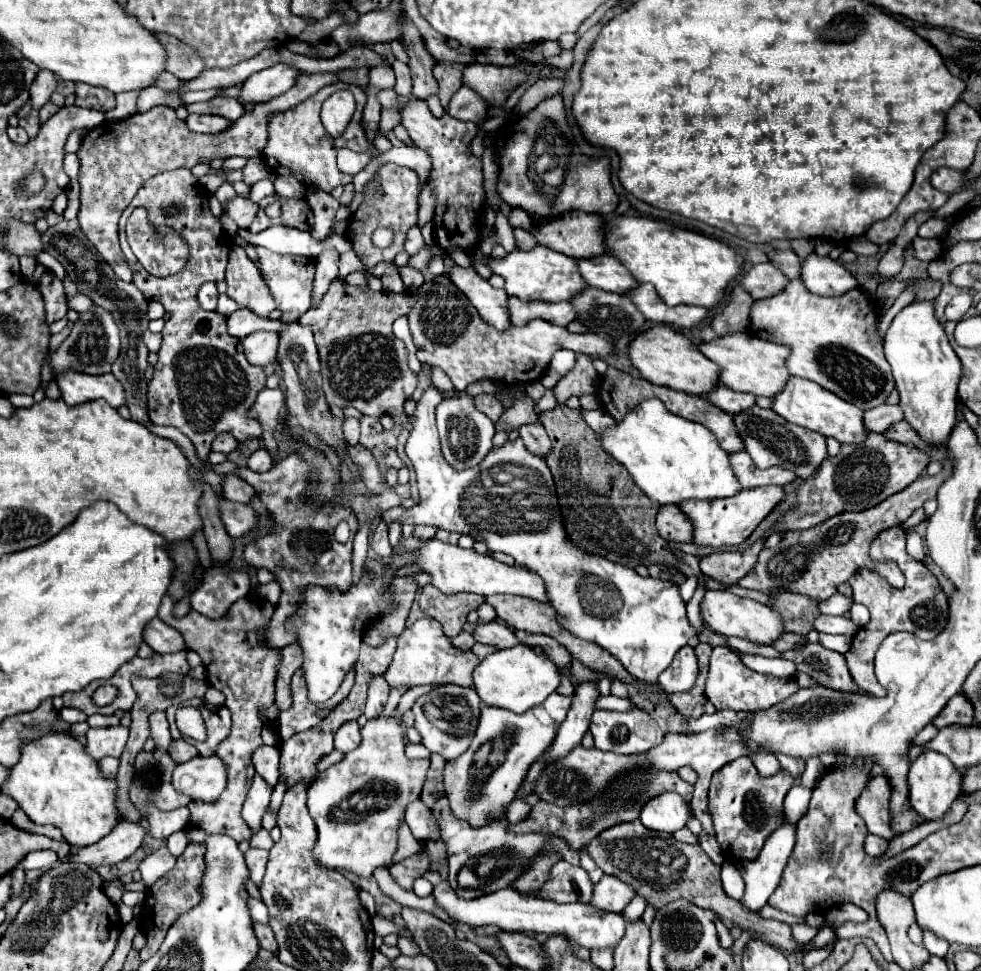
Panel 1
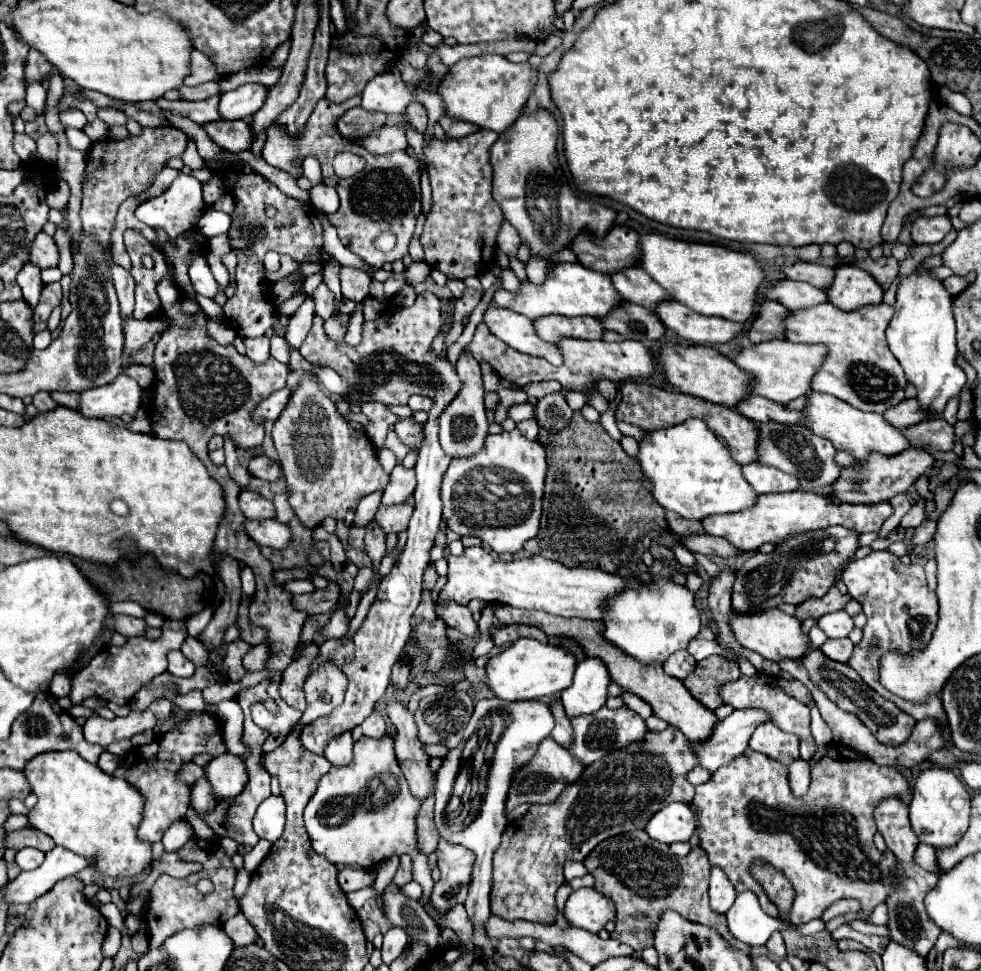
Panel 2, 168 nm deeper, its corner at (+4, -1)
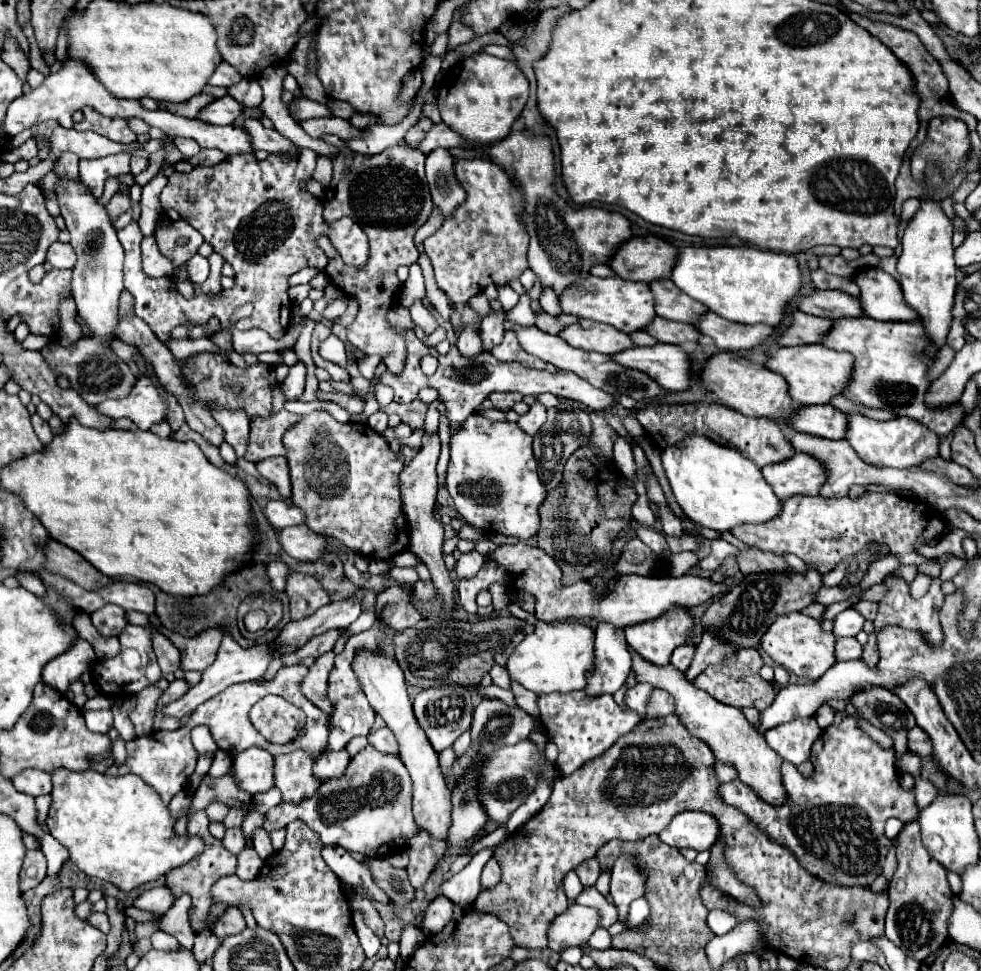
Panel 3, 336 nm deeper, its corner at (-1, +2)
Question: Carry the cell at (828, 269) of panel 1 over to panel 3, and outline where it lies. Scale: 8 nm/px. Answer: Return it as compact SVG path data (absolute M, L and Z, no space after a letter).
M867 268L855 276L861 288L861 306L869 318L881 322L913 322L919 320L915 310L905 306L899 282L881 268Z

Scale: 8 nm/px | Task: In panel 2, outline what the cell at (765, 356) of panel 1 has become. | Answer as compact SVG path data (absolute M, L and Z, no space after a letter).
M774 339L774 341L756 343L752 347L744 347L730 359L750 375L748 385L752 393L772 399L776 403L788 403L810 391L810 379L820 369L824 353L826 353L824 345L808 345L808 343L792 343L786 339Z

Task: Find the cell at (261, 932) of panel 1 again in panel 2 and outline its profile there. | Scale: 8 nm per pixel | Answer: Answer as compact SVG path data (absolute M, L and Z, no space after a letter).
M238 913L238 915L232 917L232 919L228 919L222 927L224 927L224 931L232 937L232 941L234 941L236 947L254 945L256 939L258 939L256 929L252 927L252 923L250 923L242 913Z

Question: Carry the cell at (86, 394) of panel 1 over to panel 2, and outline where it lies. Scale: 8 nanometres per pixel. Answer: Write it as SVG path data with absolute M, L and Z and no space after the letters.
M120 373L112 385L80 391L78 407L84 417L120 417L124 413L134 417L140 405L140 391L140 385L132 377Z

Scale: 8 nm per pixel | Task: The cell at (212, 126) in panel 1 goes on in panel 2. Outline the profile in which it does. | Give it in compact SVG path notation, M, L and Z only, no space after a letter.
M228 119L210 121L208 125L204 125L204 131L208 133L208 137L214 143L218 143L226 151L238 153L238 151L248 149L250 143L252 143L250 123L246 123L244 119L236 119L236 121L228 121Z

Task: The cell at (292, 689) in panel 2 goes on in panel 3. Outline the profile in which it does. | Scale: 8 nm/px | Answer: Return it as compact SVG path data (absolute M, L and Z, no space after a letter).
M331 652L319 656L315 664L309 668L309 674L301 684L303 696L311 700L317 708L321 708L325 714L331 714L333 710L333 704L329 704L329 698L327 698L327 676L333 668L333 660L335 656Z

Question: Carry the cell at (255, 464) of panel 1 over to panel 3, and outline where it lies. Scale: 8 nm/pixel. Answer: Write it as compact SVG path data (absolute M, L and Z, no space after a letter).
M267 458L263 462L257 462L259 474L275 484L279 494L283 498L291 498L291 480L289 480L289 466L285 458Z

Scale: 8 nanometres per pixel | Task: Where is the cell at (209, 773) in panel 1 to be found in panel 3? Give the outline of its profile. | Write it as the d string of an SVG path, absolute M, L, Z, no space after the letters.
M249 748L239 752L233 758L233 774L239 788L247 790L249 794L267 792L275 786L273 782L273 754L263 748Z

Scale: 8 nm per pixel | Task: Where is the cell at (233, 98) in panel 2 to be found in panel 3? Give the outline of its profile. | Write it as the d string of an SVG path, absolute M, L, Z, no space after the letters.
M225 96L225 98L213 100L209 106L205 106L201 110L201 114L197 114L197 120L209 122L213 126L225 126L225 124L235 122L241 116L241 110L243 110L243 106L237 100L233 100L231 96Z

